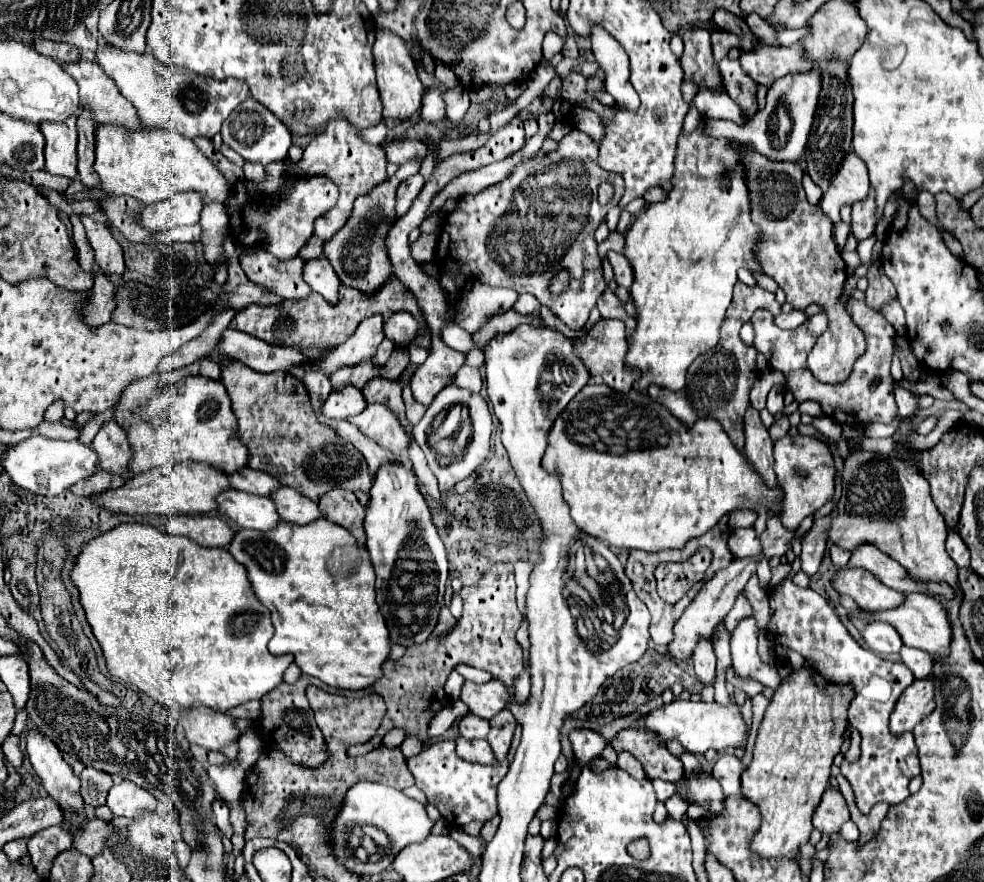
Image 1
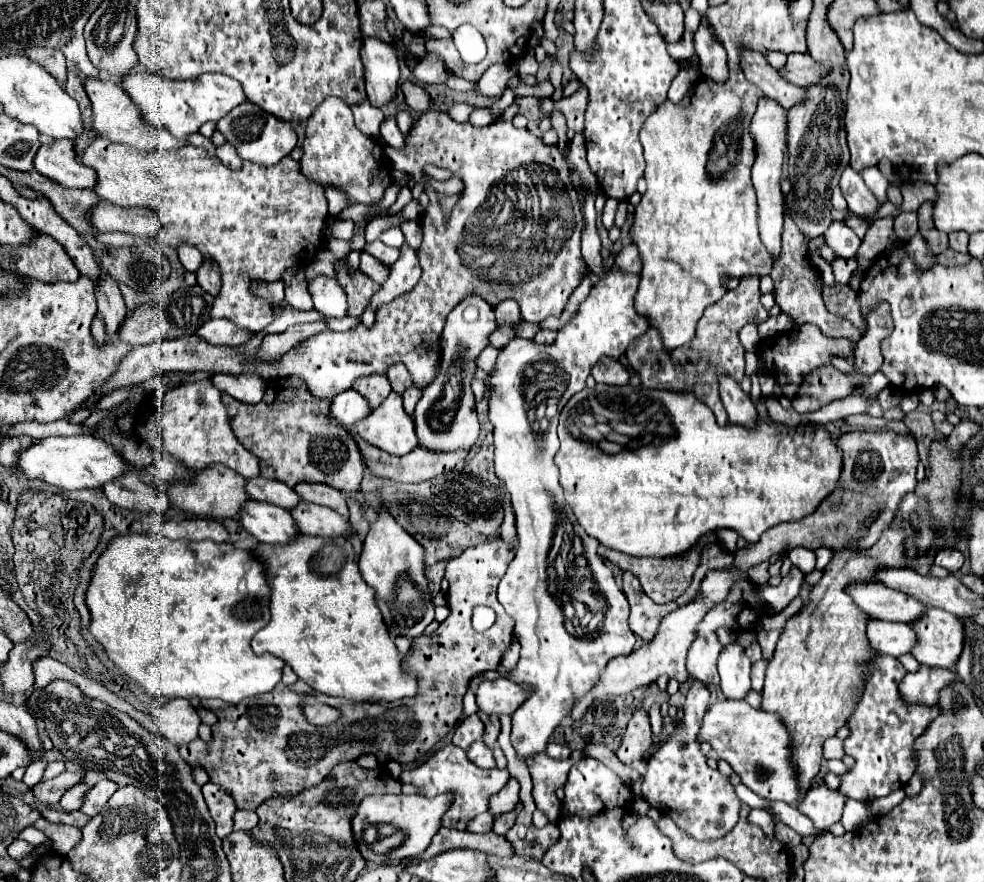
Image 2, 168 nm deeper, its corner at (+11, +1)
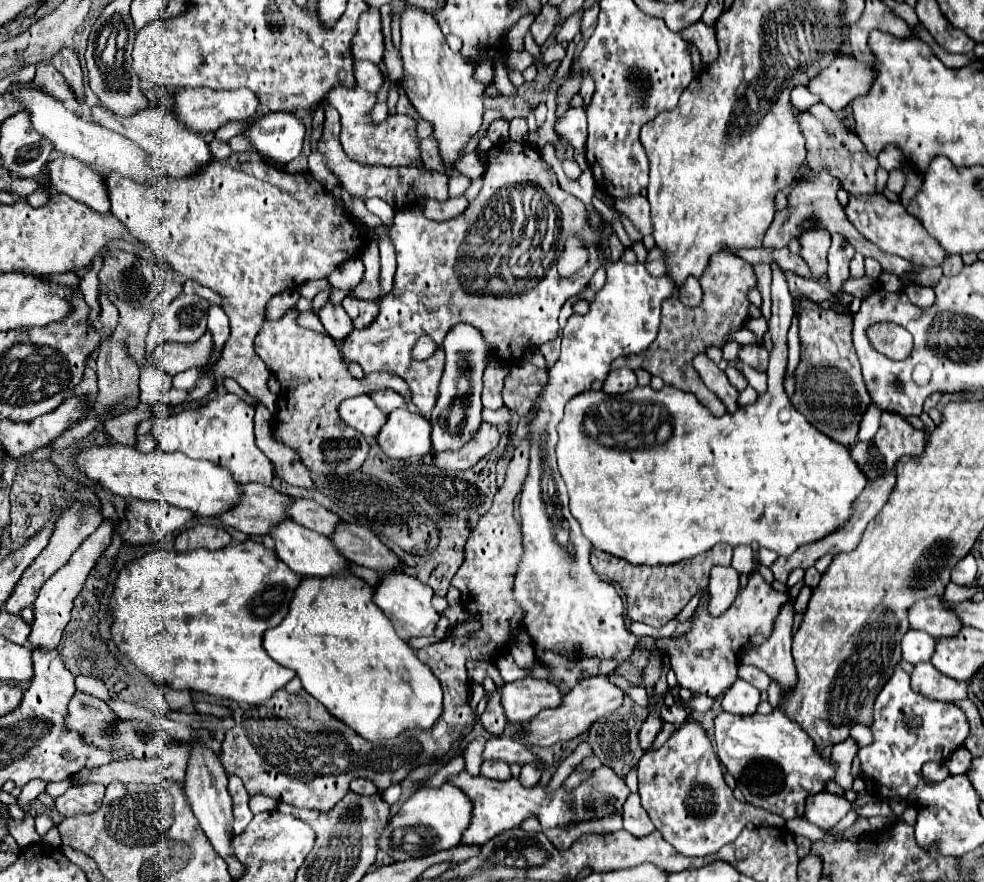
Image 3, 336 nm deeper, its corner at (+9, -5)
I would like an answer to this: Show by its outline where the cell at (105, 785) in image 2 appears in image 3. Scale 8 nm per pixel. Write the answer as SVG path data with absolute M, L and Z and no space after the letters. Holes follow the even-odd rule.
M84 783L84 785L72 785L64 795L56 797L56 809L62 817L78 815L78 813L90 813L98 809L98 803L102 803L104 785L98 783Z

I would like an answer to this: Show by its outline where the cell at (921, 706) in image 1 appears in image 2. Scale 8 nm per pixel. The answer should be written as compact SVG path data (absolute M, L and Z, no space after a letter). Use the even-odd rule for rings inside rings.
M920 667L916 673L908 673L898 689L906 703L920 703L926 707L936 705L936 697L944 685L950 685L956 679L956 673L950 669L928 669Z

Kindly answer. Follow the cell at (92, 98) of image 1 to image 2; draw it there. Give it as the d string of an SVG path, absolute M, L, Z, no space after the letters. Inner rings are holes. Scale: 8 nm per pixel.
M86 77L84 79L84 89L92 101L92 111L94 111L94 131L110 141L130 145L134 149L142 151L152 151L152 149L176 149L180 145L186 145L186 141L180 141L172 137L166 129L156 129L154 125L148 125L142 121L138 109L132 105L128 95L120 85L114 81L104 81L98 77Z

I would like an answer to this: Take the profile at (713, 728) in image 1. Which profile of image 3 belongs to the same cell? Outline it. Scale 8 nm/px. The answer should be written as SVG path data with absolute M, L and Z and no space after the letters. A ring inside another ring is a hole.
M774 709L768 715L756 713L750 719L722 711L716 717L716 753L748 803L784 819L802 817L806 797L826 791L826 785L836 775L832 757L822 757L810 735L786 717L782 709Z

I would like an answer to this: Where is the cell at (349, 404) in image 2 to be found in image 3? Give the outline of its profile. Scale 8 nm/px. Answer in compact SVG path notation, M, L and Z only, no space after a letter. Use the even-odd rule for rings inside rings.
M366 395L342 401L340 415L344 423L358 429L366 439L376 439L382 425L386 423L386 415Z

